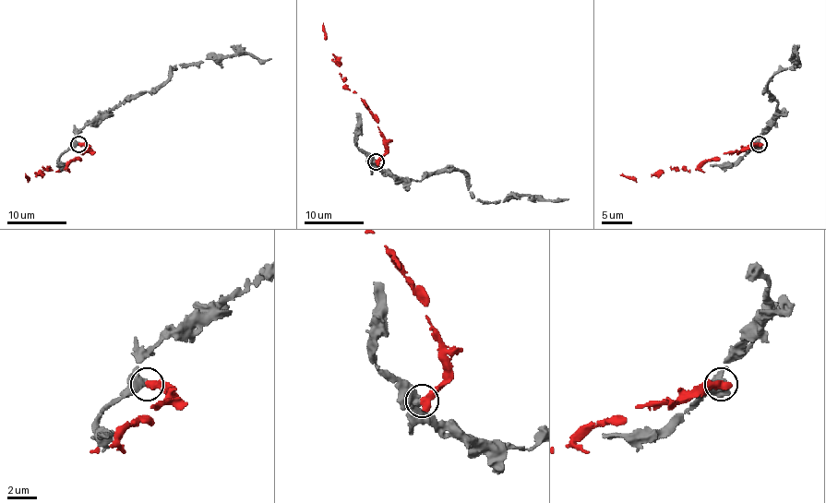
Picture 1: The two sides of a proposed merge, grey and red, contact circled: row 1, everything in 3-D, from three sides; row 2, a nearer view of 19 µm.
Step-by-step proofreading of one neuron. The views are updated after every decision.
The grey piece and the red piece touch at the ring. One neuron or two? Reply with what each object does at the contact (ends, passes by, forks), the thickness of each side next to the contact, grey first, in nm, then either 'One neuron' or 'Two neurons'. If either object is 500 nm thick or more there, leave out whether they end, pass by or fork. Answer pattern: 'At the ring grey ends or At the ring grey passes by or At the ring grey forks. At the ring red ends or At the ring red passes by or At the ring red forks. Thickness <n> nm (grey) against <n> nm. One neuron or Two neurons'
Thickness 440 nm (grey) against 600 nm. Two neurons

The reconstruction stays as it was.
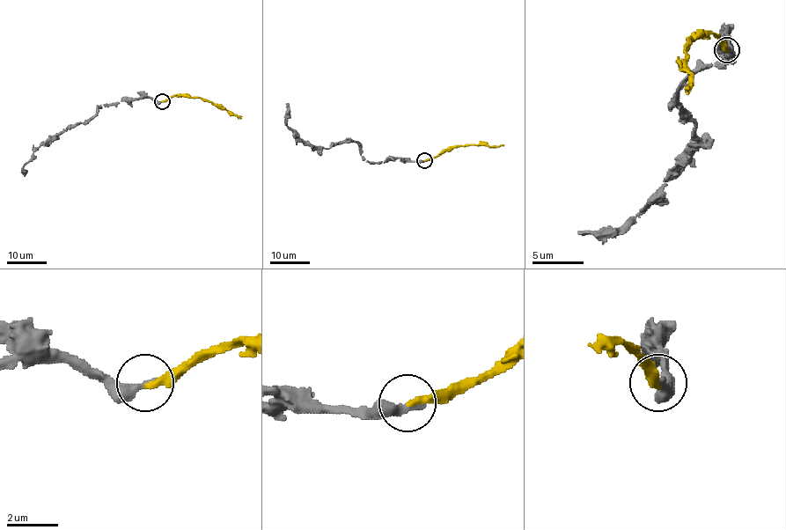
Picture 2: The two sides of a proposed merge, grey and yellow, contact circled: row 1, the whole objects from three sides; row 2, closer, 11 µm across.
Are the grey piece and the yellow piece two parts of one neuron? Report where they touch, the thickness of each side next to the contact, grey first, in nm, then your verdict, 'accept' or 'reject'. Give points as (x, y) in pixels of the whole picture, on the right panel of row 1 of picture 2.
at (726, 49); 440 nm thick on the grey side, 240 nm on the other; accept

